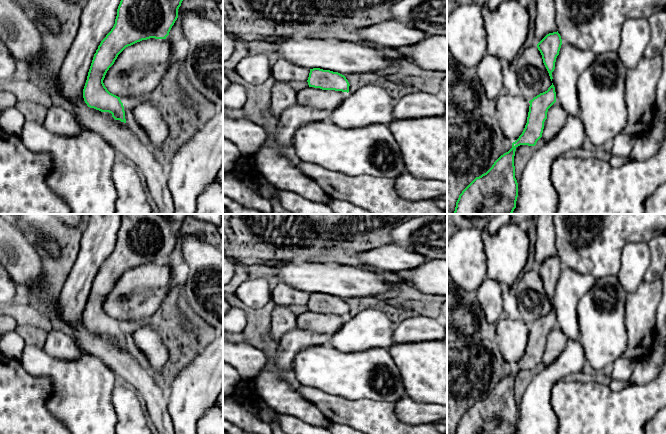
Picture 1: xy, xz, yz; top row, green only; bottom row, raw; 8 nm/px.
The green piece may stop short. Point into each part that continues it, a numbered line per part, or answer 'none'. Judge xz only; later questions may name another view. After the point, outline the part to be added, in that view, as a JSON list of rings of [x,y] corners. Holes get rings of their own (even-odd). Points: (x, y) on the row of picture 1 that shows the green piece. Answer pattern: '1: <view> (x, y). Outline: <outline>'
1: xz (315, 98). Outline: [[[308,87],[297,91],[296,104],[312,109],[332,110],[346,98],[347,92]]]

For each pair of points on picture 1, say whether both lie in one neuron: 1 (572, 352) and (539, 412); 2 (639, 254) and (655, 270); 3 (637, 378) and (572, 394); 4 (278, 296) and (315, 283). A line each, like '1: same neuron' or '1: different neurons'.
1: same neuron
2: different neurons
3: different neurons
4: different neurons

